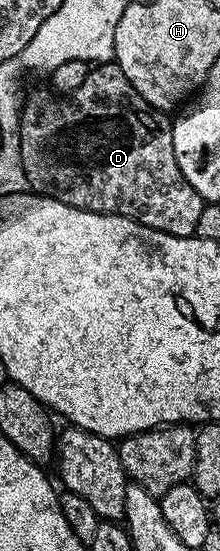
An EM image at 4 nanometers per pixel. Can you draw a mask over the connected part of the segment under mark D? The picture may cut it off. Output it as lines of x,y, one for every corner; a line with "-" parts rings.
116,64
95,65
84,84
69,96
46,94
27,97
20,120
20,165
33,193
55,198
72,208
119,214
172,236
188,238
194,234
204,199
184,180
180,164
176,164
171,119
138,95
121,68

